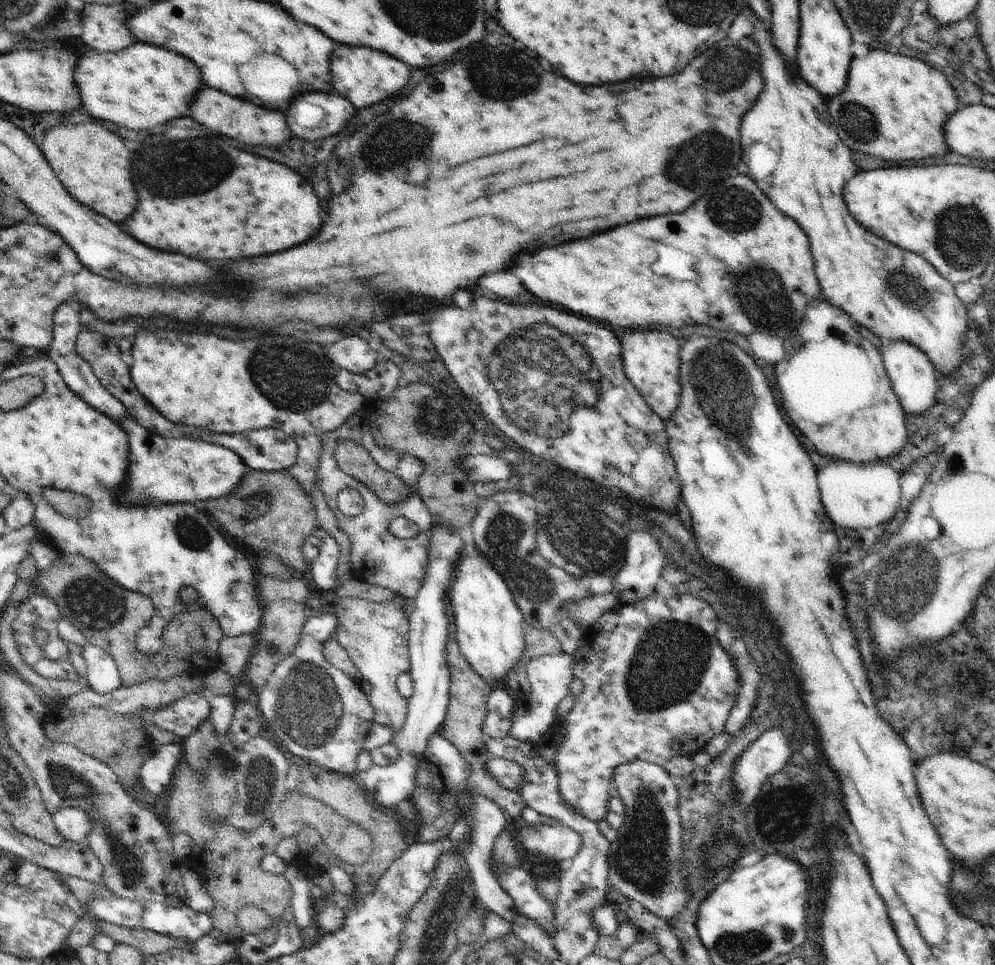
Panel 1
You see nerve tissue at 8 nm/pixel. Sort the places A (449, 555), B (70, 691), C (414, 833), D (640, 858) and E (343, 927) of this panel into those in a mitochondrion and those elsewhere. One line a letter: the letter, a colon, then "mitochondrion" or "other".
A: other
B: other
C: other
D: mitochondrion
E: other

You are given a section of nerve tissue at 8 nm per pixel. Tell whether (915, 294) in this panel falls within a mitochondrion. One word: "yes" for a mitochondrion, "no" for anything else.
yes

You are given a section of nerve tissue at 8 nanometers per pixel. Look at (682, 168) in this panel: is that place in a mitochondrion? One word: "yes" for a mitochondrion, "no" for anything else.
yes

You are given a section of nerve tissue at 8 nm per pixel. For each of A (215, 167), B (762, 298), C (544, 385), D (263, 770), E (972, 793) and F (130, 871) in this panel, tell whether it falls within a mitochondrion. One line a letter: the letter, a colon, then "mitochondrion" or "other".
A: mitochondrion
B: mitochondrion
C: mitochondrion
D: mitochondrion
E: other
F: mitochondrion

